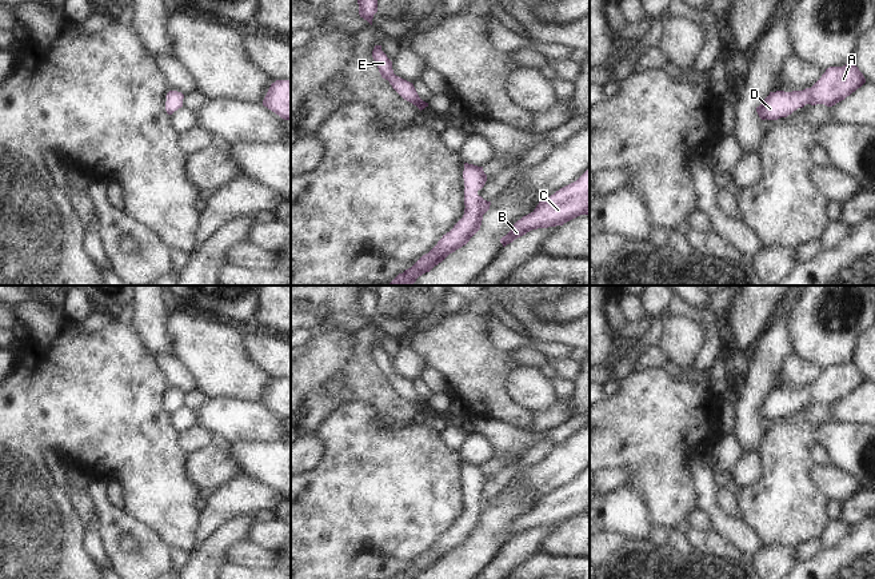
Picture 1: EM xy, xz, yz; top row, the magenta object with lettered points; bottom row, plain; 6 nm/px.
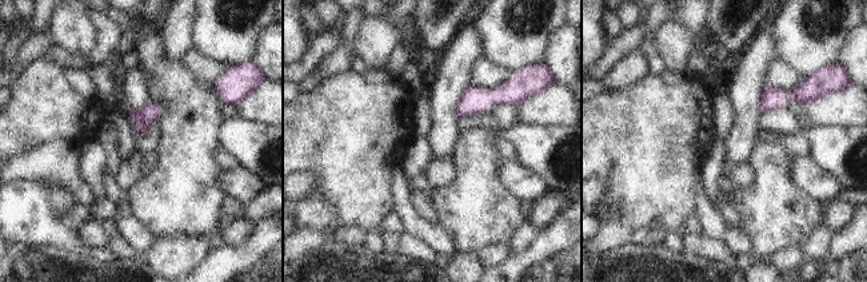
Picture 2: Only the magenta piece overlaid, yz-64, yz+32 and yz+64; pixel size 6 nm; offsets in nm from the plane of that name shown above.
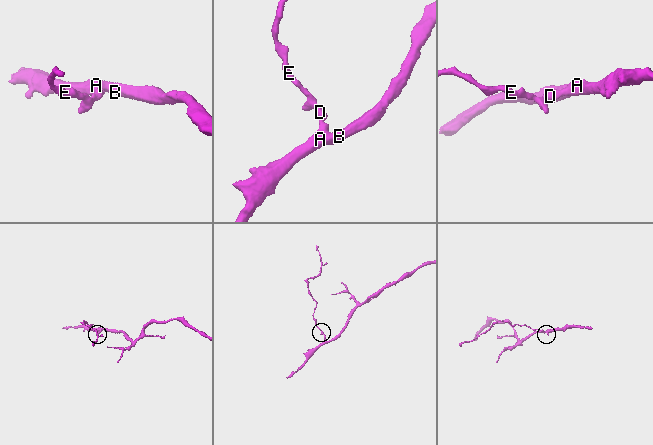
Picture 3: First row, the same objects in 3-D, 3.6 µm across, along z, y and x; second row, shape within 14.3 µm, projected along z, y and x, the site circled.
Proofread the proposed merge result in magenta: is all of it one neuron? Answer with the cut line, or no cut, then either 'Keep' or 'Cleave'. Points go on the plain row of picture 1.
No split. Keep

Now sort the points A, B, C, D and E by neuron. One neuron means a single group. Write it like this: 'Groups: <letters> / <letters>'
Groups: A B C D E

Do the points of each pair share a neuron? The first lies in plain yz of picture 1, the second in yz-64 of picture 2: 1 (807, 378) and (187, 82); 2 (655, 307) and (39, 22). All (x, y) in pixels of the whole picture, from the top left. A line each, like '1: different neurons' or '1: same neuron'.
1: different neurons
2: same neuron

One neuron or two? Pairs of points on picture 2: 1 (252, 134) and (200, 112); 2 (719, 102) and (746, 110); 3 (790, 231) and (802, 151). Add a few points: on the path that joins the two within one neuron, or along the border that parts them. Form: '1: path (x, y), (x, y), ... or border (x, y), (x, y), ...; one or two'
1: border (226, 119), (220, 128), (222, 146); two
2: border (728, 95), (732, 110), (732, 126), (724, 136); two
3: border (788, 135), (787, 146), (798, 155); two

